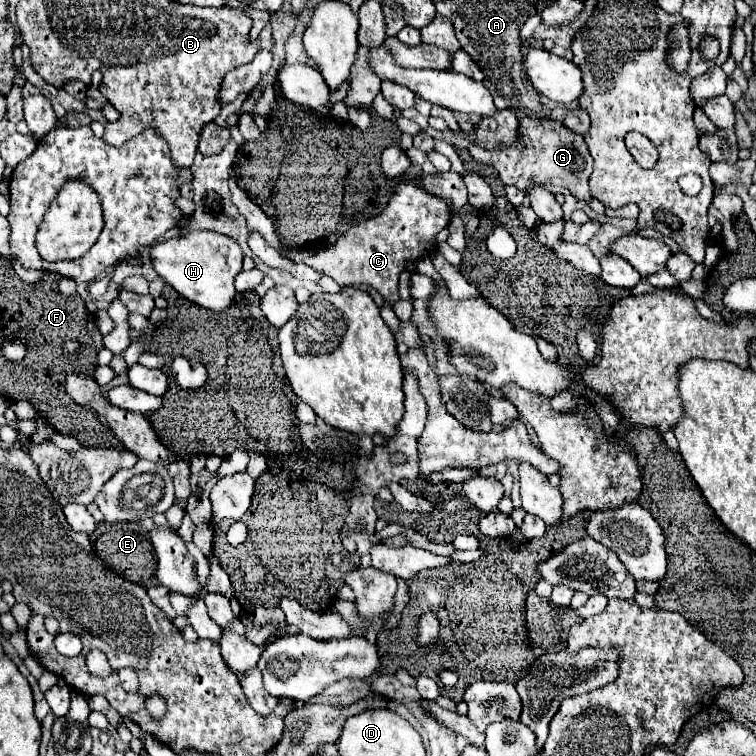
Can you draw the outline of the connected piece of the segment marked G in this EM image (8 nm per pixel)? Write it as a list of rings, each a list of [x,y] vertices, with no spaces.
[[[525,118],[525,120],[521,120],[521,142],[519,144],[501,146],[493,152],[487,152],[479,146],[471,146],[469,154],[475,160],[493,166],[505,184],[515,186],[519,190],[527,190],[533,180],[539,184],[563,186],[579,200],[591,198],[589,176],[593,172],[593,158],[583,142],[583,136],[567,130],[561,122]]]

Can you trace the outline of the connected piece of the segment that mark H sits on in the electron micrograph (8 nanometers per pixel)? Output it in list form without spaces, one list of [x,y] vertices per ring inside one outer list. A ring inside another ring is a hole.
[[[195,230],[187,232],[179,238],[171,238],[167,242],[159,242],[151,248],[151,262],[155,272],[171,284],[183,298],[189,302],[213,310],[223,312],[231,306],[237,290],[235,290],[235,274],[241,272],[243,254],[239,244],[223,234]]]

